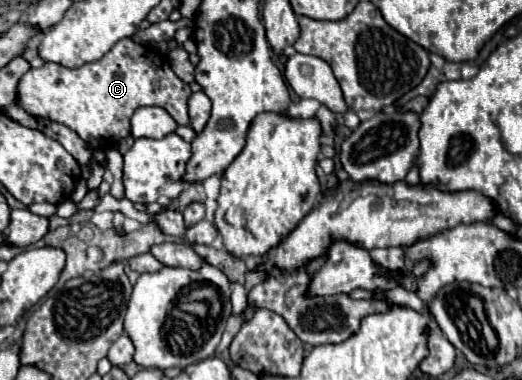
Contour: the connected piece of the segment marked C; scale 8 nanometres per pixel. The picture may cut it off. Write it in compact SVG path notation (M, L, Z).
M132 39L118 41L100 61L86 63L78 69L66 69L62 65L44 63L40 69L30 69L18 83L18 105L26 109L34 117L46 117L58 121L72 131L78 133L80 139L88 143L90 149L108 151L120 139L128 137L130 133L130 117L138 107L162 107L166 109L178 125L190 125L188 119L188 99L192 91L188 83L180 81L174 71L170 69L168 57L154 53L146 45L138 45Z

